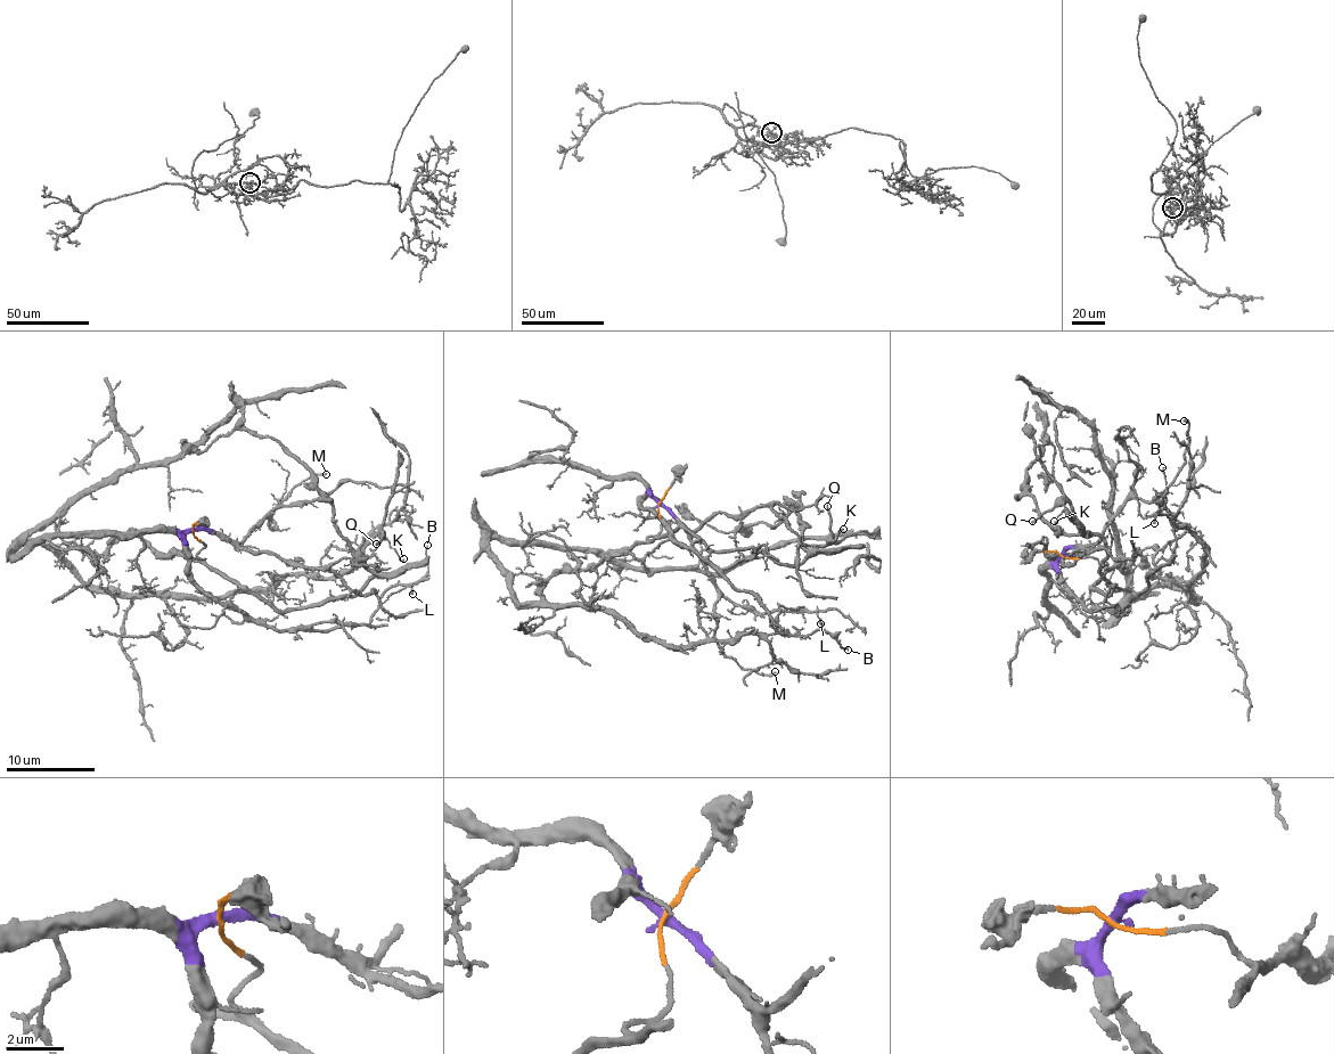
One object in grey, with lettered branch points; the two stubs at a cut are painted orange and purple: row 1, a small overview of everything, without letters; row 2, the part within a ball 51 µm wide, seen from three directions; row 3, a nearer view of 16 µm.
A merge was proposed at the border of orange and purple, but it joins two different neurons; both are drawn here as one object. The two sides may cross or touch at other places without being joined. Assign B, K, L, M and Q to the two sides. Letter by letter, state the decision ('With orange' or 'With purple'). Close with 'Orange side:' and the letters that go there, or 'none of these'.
B: With purple
K: With orange
L: With purple
M: With purple
Q: With orange
Orange side: K, Q

